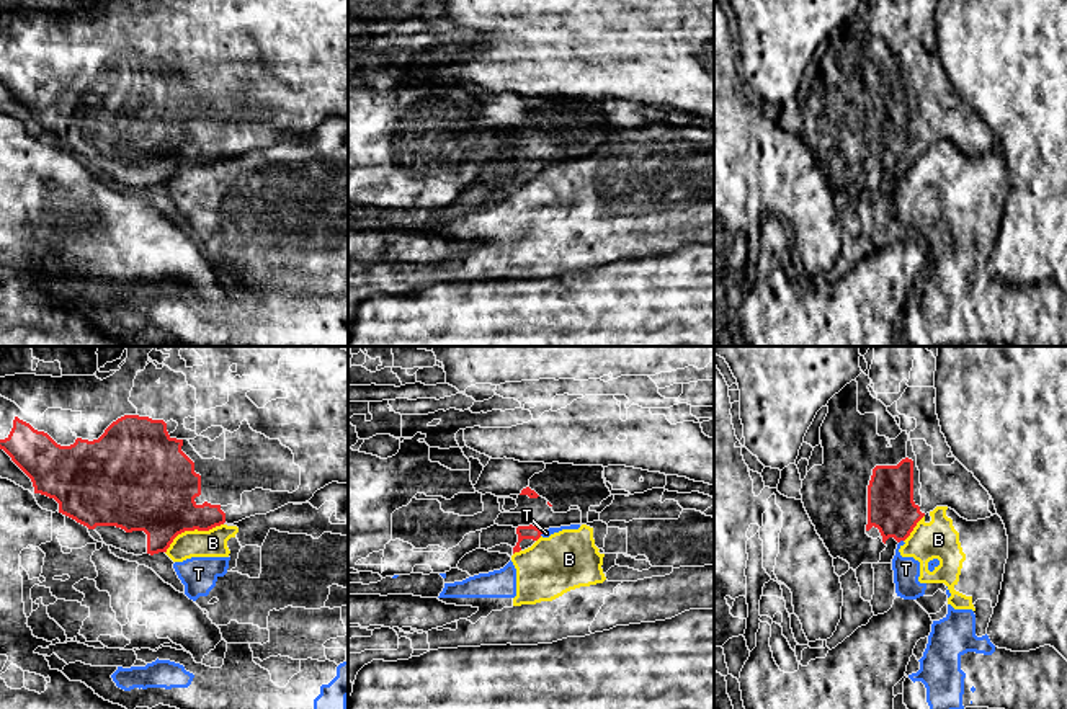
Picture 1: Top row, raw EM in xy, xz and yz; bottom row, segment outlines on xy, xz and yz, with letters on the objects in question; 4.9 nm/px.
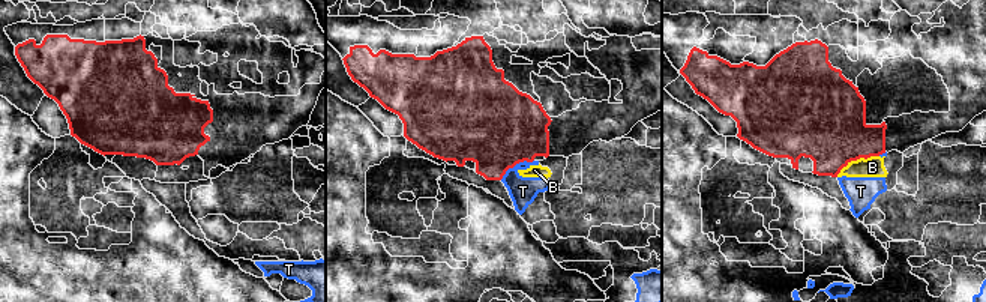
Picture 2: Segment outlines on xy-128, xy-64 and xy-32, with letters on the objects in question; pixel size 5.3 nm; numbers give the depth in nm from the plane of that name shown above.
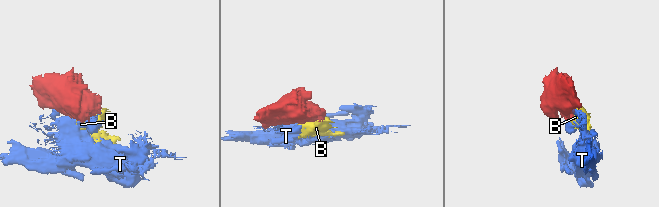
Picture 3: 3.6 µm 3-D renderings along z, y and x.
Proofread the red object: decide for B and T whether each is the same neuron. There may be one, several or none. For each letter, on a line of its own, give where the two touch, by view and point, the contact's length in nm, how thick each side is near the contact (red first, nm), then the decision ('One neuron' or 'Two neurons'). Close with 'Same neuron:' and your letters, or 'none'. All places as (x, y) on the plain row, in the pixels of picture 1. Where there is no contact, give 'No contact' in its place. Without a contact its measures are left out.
B: Touches red at xy (191, 164). Shared border 320 nm. Thickness 380 nm (red) against 140 nm. Two neurons
T: Touches red at xz (541, 167). Shared border 30 nm. Thickness 70 nm (red) against 50 nm. Two neurons
Same neuron: none

